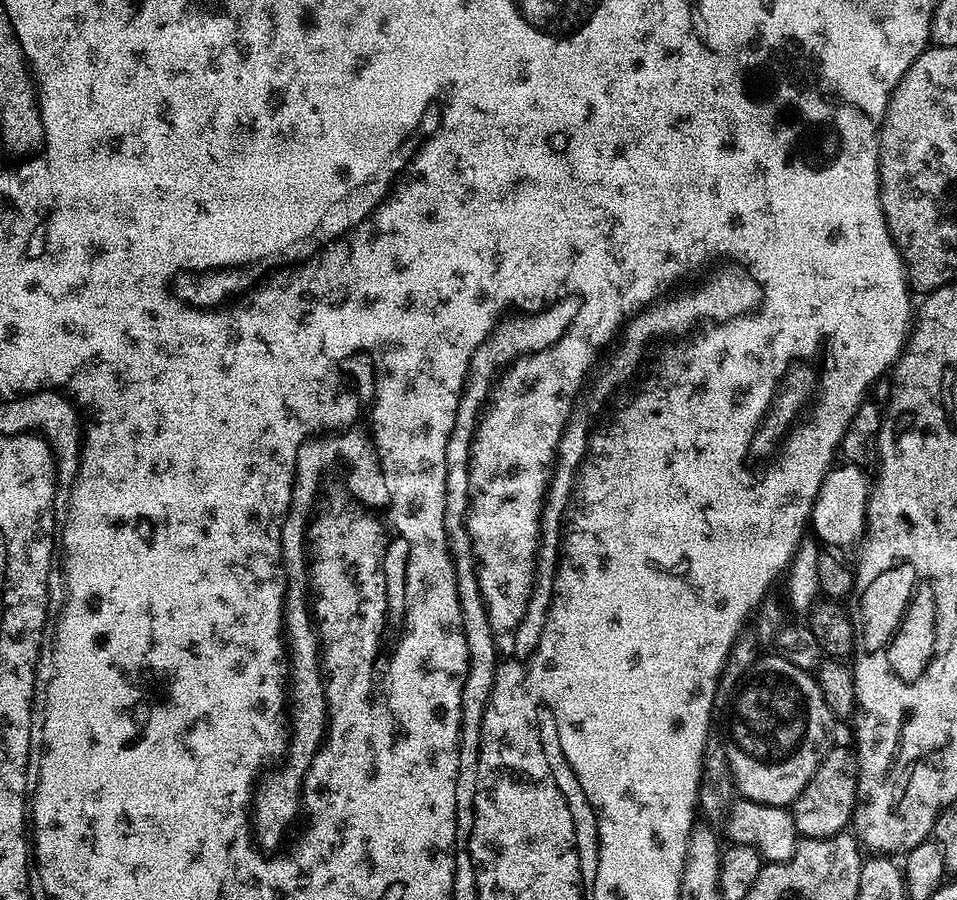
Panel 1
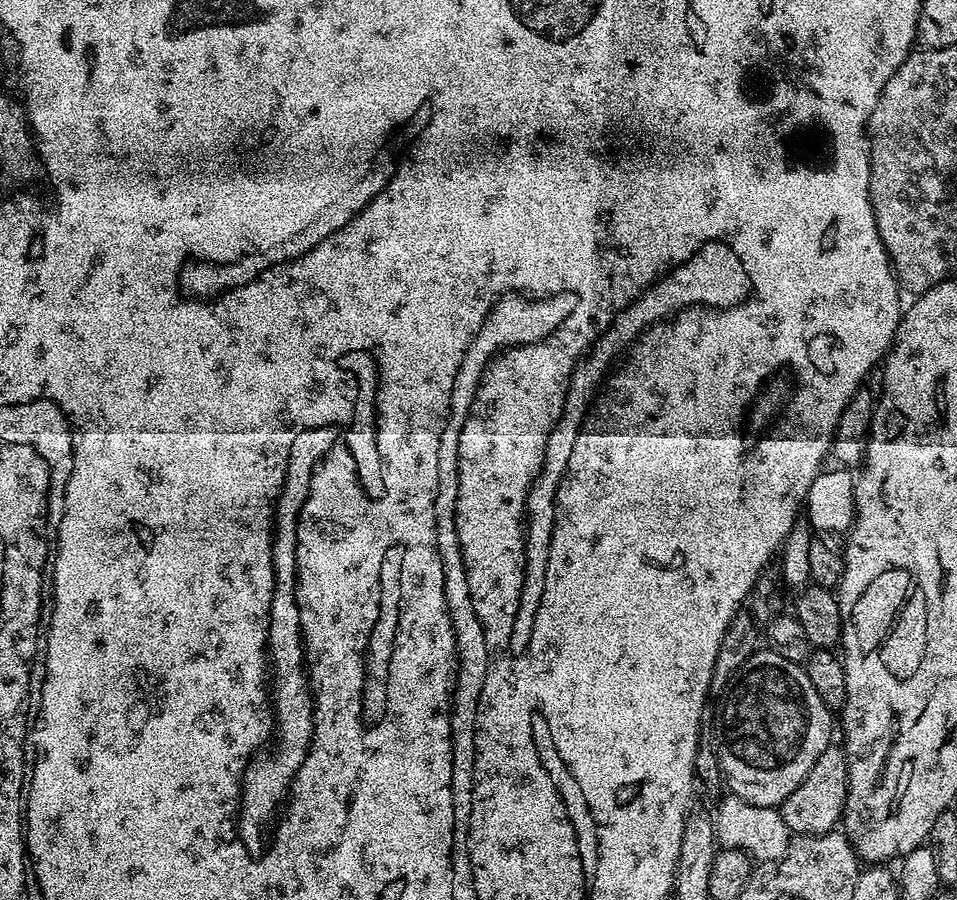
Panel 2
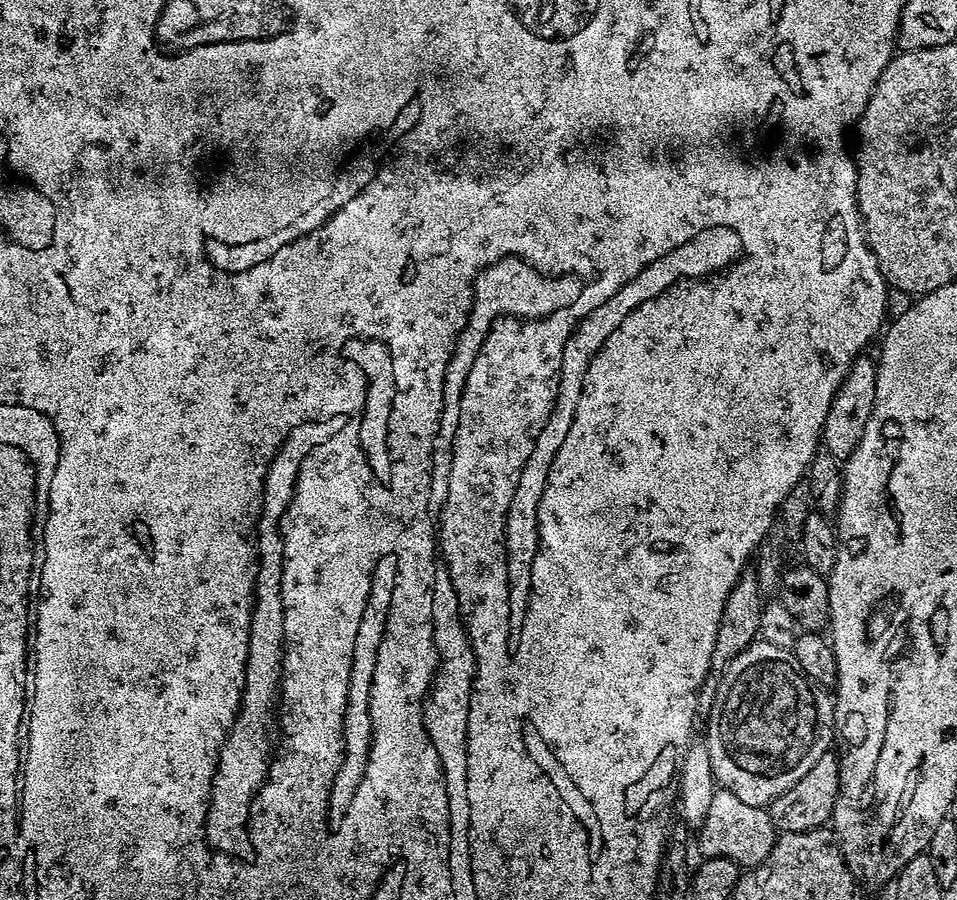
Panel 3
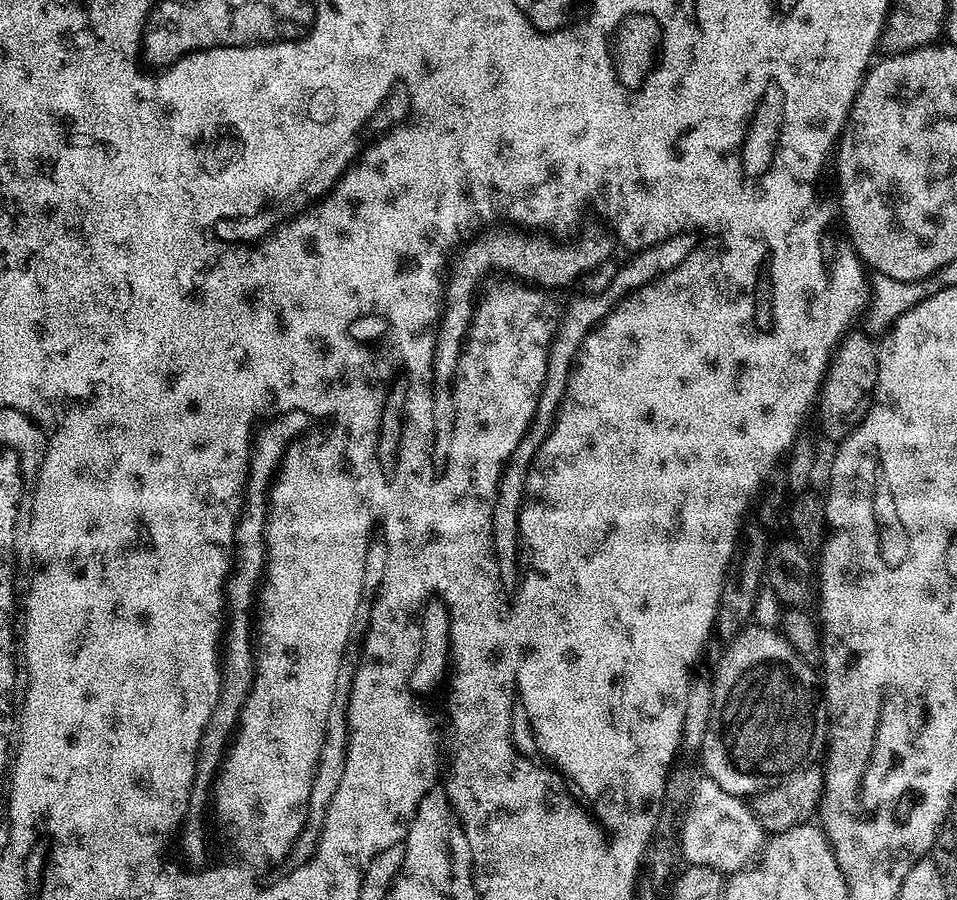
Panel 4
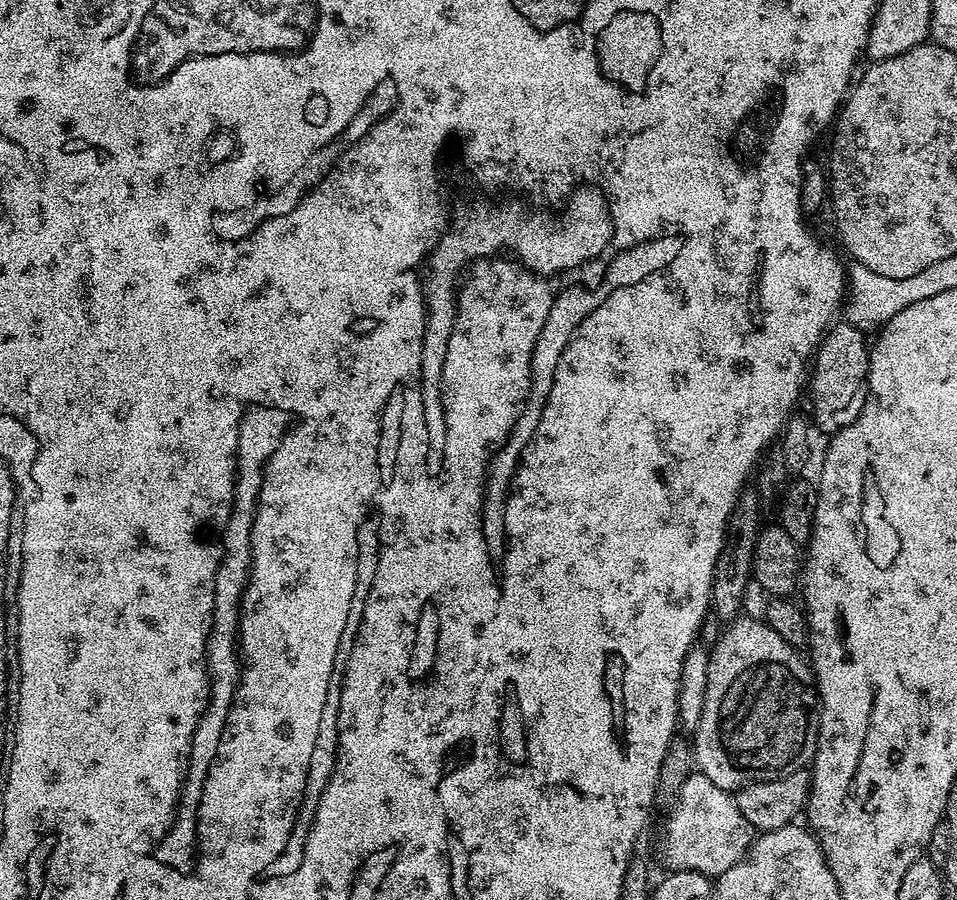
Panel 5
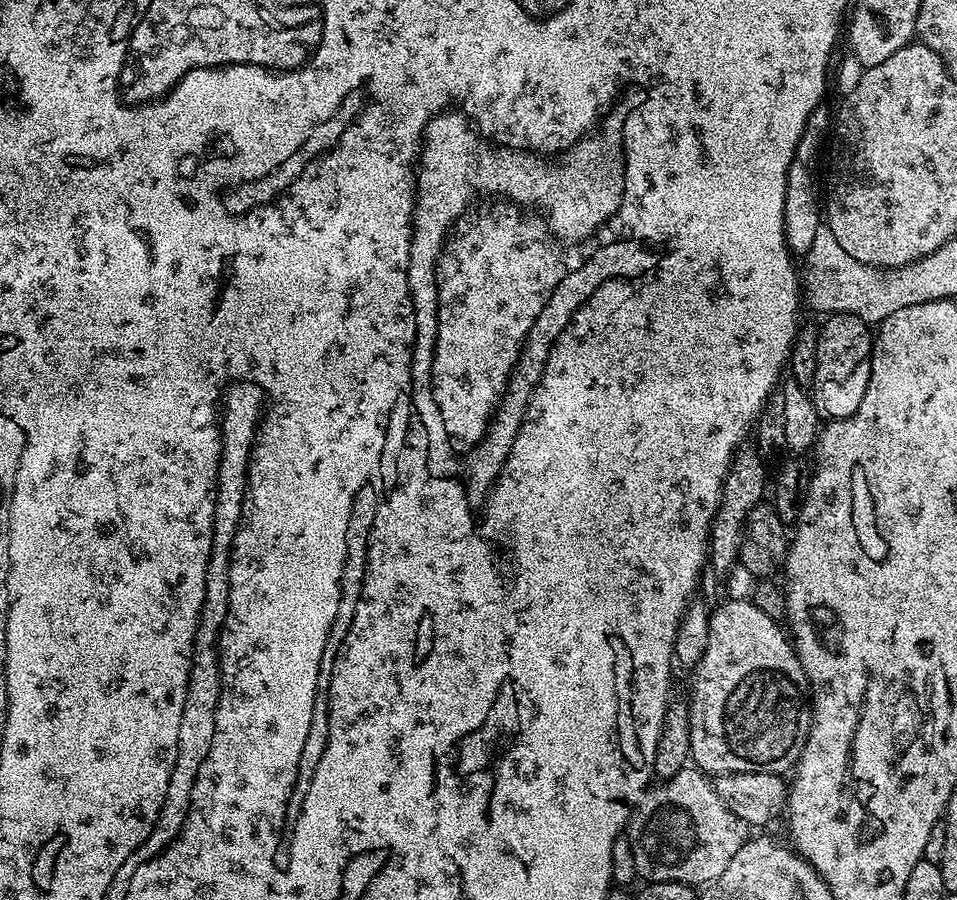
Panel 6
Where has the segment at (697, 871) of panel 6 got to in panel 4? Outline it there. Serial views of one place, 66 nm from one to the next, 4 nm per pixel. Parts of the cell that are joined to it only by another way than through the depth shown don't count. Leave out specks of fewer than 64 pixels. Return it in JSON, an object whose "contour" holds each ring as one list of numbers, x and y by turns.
{"contour":[[701,780,700,785,695,785,686,808,680,836,683,859,688,864,710,866,725,874,742,872,759,857,766,843,764,827,741,797,722,790,718,782]]}

